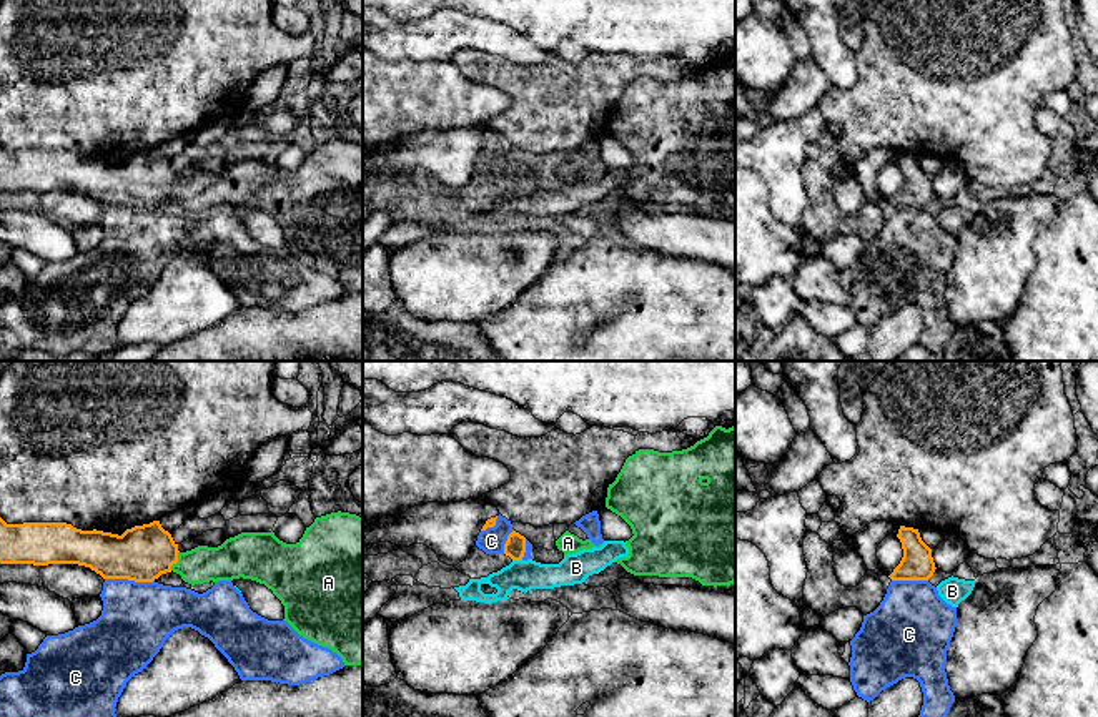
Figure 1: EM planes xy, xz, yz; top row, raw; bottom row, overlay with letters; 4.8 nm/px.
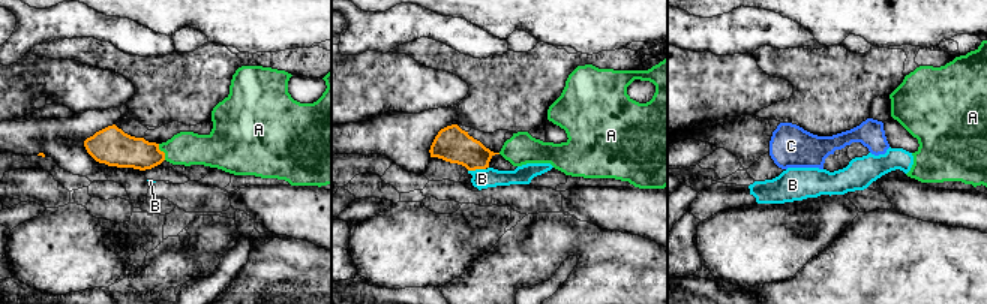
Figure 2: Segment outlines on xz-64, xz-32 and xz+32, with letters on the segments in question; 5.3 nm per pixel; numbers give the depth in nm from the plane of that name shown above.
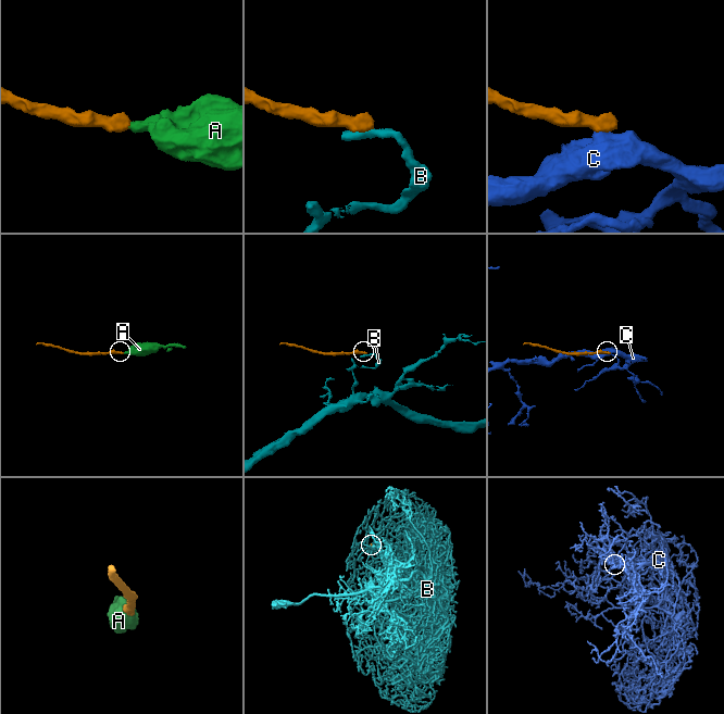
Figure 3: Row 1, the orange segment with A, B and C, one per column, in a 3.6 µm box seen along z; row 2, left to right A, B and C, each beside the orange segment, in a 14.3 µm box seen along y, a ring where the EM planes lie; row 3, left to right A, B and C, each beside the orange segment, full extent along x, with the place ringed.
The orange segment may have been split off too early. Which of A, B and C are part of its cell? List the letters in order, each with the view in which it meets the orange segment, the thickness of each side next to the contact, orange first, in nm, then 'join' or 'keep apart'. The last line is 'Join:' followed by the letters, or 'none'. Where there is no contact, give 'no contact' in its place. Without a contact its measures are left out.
A: xy | 280/180 nm | join
B: xz | 100/140 nm | keep apart
C: xy | 280/340 nm | keep apart
Join: A

